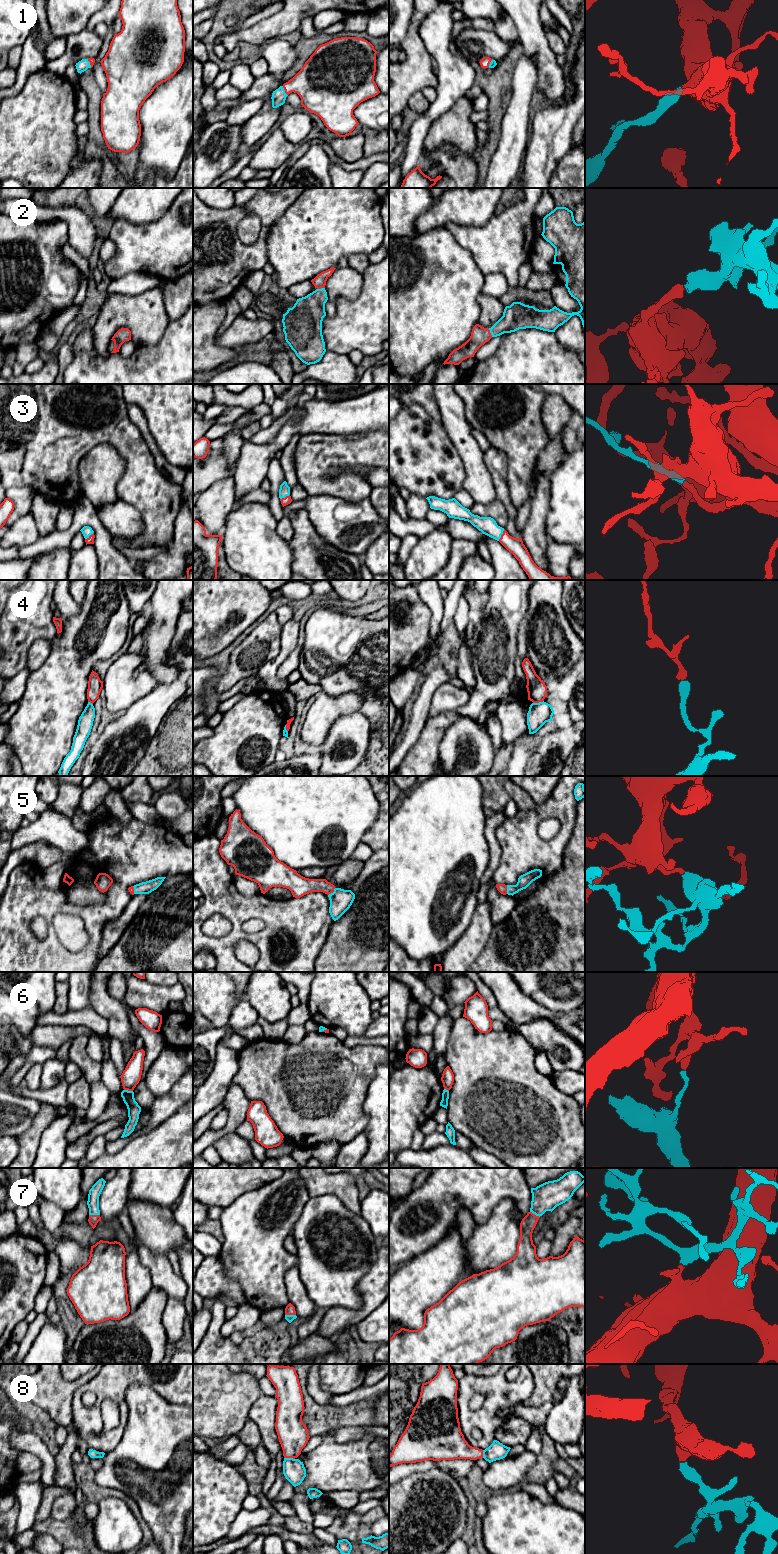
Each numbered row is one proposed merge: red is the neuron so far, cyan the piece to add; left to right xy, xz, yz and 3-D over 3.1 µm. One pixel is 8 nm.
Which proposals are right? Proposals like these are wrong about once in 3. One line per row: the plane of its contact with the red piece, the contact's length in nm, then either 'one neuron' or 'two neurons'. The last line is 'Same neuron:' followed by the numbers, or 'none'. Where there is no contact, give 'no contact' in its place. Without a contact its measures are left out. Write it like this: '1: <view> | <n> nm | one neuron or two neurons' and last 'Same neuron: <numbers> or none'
1: xz | 90 nm | one neuron
2: yz | 80 nm | one neuron
3: yz | 110 nm | one neuron
4: yz | 90 nm | two neurons
5: xz | 90 nm | one neuron
6: xy | 70 nm | two neurons
7: xy | 90 nm | one neuron
8: xz | 90 nm | one neuron
Same neuron: 1, 2, 3, 5, 7, 8

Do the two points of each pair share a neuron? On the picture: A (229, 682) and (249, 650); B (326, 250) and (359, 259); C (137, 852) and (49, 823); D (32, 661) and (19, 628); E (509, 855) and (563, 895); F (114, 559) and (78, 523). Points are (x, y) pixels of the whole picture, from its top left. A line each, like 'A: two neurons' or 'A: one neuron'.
A: one neuron
B: two neurons
C: two neurons
D: two neurons
E: two neurons
F: one neuron

